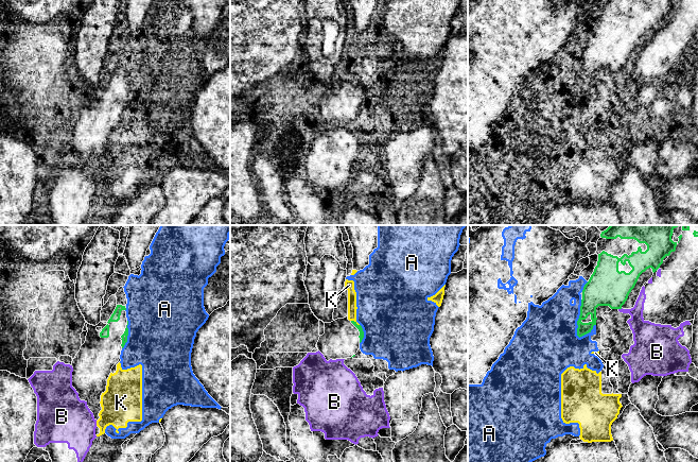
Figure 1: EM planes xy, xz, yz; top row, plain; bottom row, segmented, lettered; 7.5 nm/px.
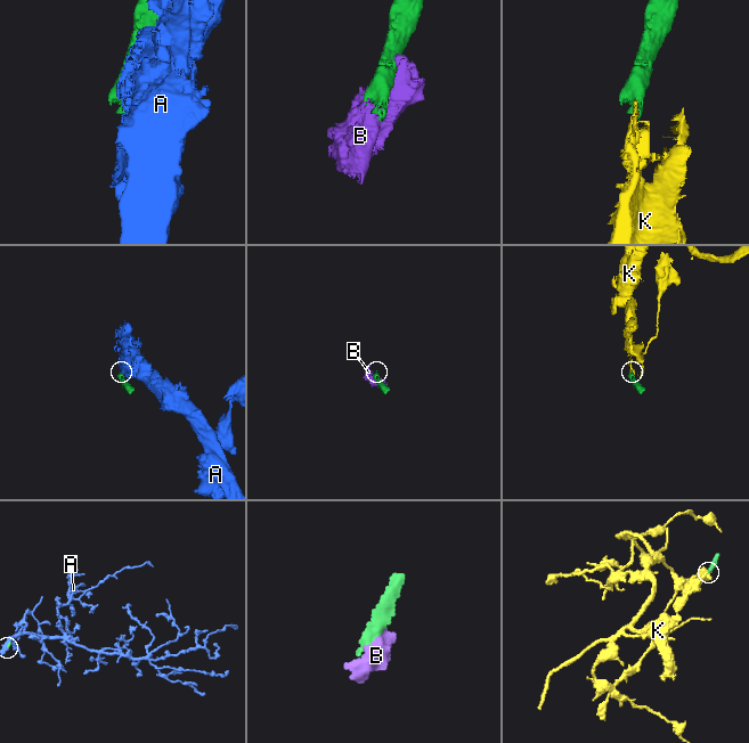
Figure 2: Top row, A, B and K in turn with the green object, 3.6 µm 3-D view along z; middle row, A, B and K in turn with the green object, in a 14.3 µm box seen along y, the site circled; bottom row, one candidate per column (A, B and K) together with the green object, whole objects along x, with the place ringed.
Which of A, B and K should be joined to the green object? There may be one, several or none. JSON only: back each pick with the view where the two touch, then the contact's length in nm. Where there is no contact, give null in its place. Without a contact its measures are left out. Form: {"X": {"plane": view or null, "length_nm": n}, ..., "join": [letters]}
{"join": []}

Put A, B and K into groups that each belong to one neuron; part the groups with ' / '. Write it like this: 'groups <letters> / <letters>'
groups A K / B

